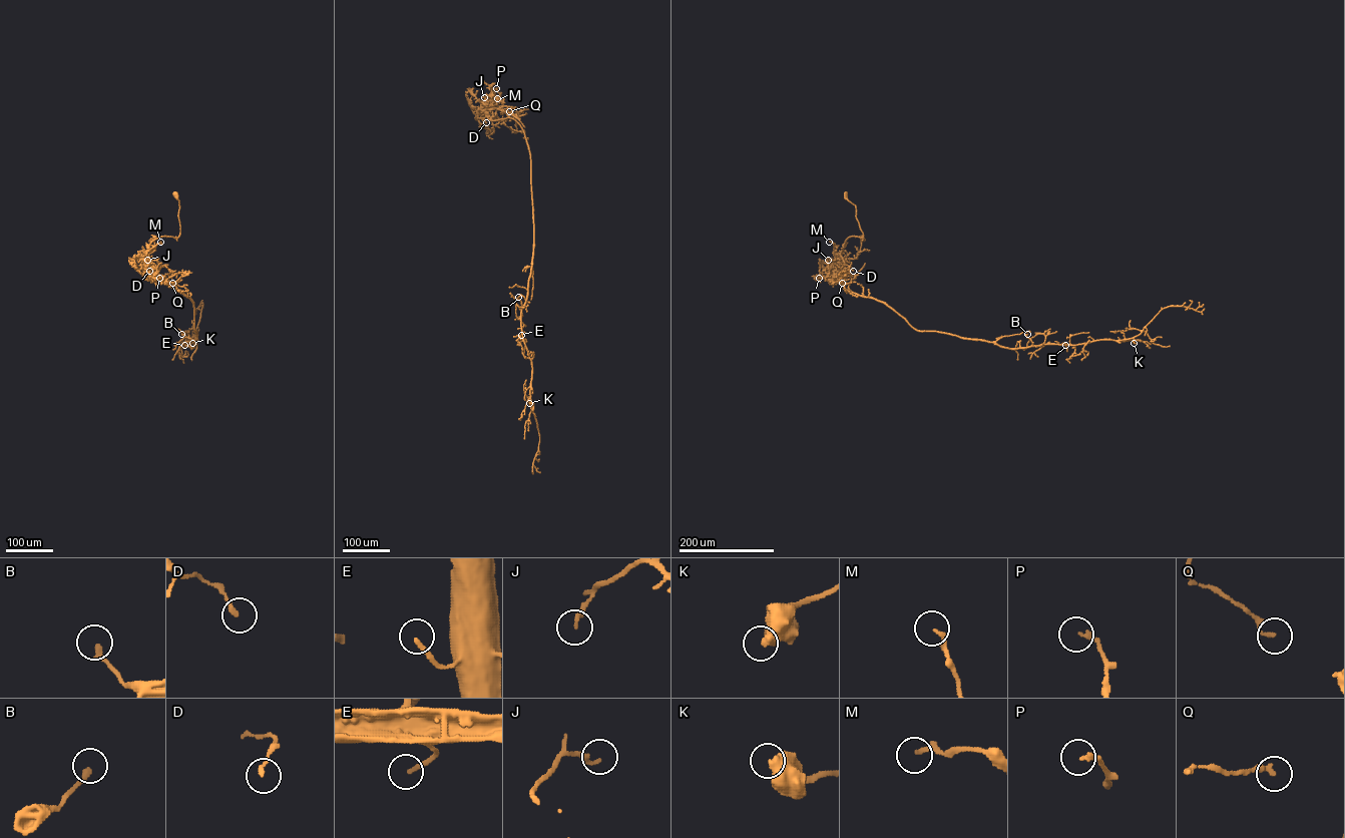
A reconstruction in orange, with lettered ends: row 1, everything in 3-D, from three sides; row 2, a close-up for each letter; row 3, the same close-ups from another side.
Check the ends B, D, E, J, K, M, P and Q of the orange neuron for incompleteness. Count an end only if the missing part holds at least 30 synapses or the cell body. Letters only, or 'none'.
none

